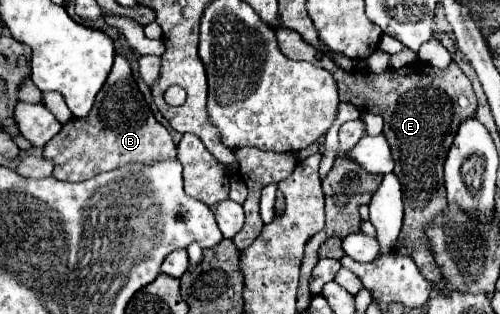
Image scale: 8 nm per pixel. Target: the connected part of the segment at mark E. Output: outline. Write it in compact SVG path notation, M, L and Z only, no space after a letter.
M277 28L277 42L281 52L293 60L307 60L331 72L339 88L339 100L351 102L353 106L361 106L365 112L379 112L385 120L385 138L391 146L391 154L395 160L393 174L403 184L405 196L405 218L401 236L397 240L397 252L411 256L419 266L421 274L431 280L441 280L441 268L437 266L429 238L425 230L435 220L435 216L447 208L445 184L443 184L443 164L447 152L453 144L453 138L459 130L461 120L473 118L477 112L477 98L471 88L471 80L463 74L463 70L451 62L449 68L439 70L429 64L409 64L399 70L385 70L381 74L361 74L361 72L341 72L335 68L333 60L325 54L319 56L315 48L305 46L305 40L297 36L297 32L289 28Z

